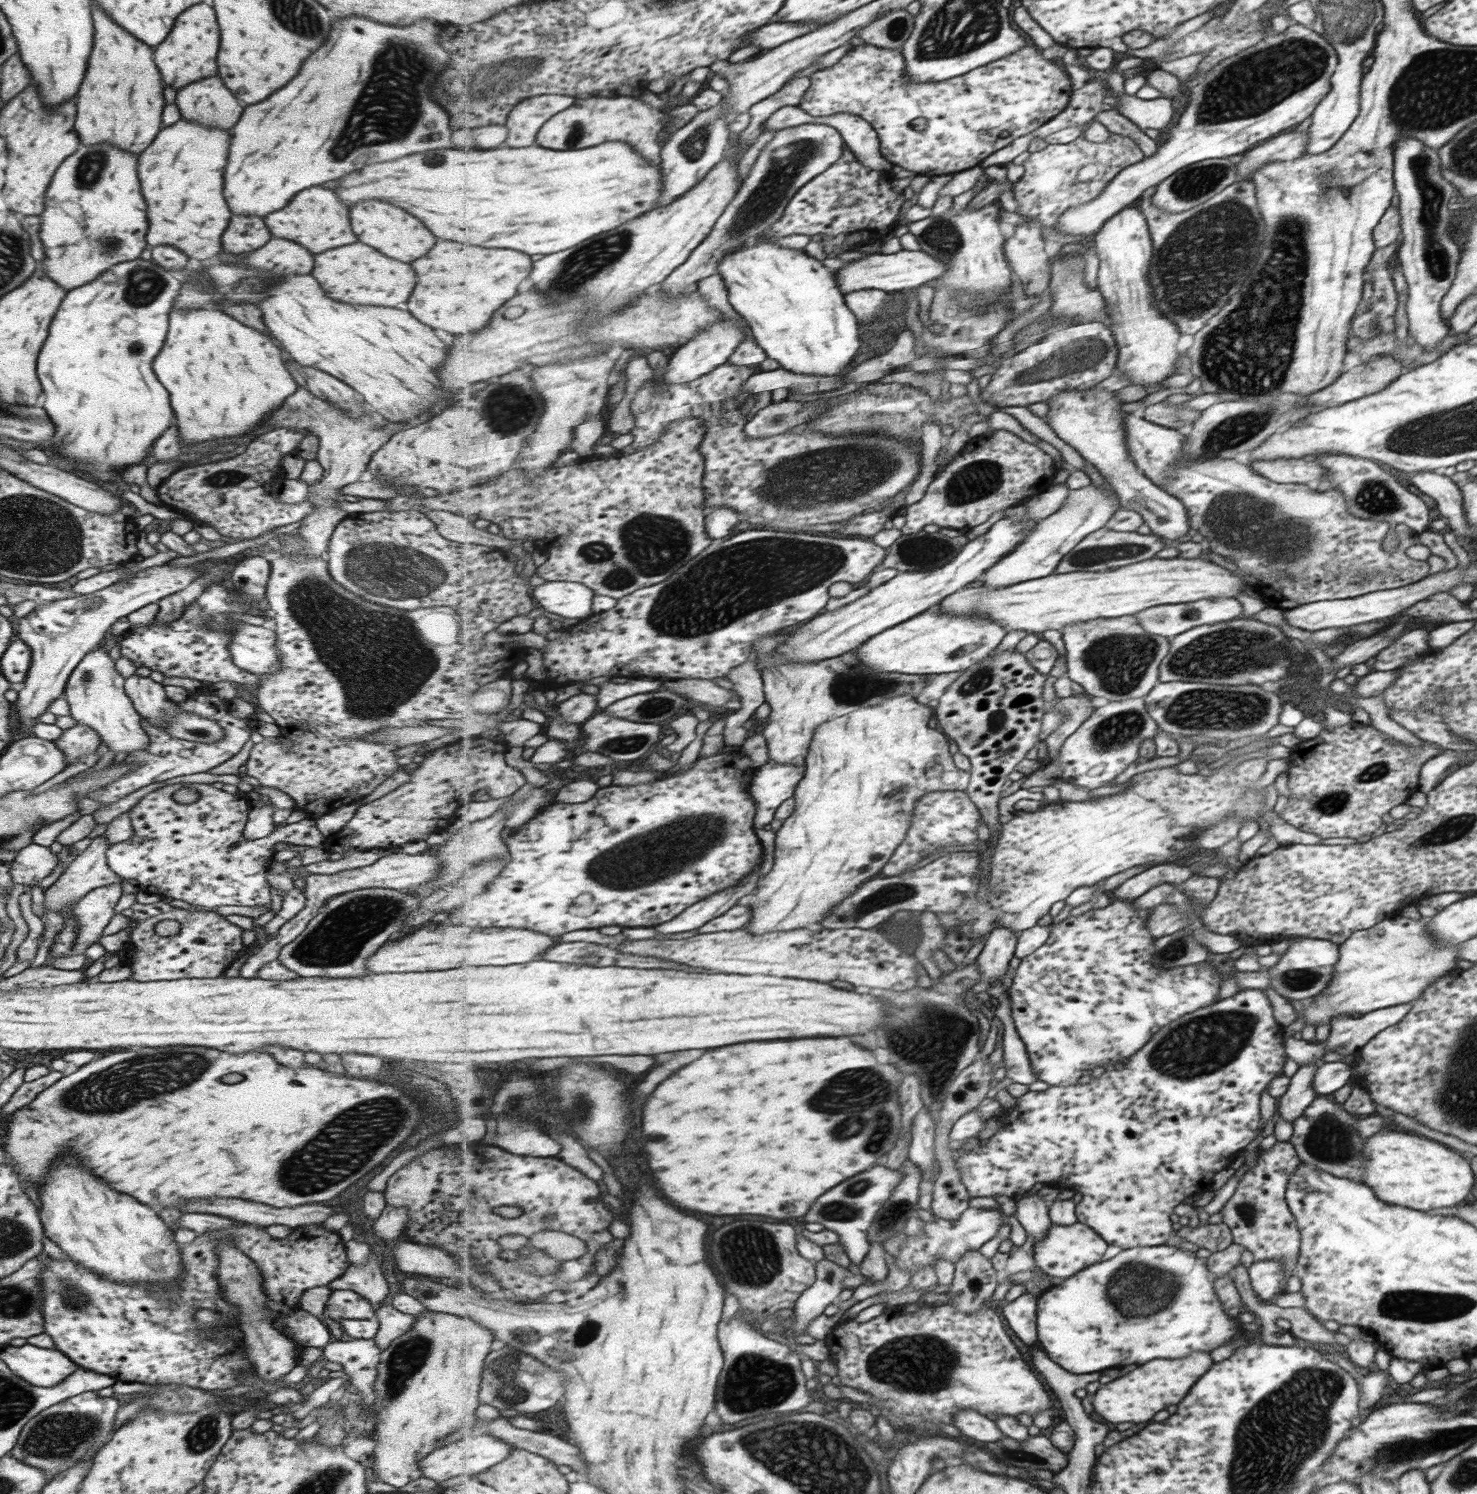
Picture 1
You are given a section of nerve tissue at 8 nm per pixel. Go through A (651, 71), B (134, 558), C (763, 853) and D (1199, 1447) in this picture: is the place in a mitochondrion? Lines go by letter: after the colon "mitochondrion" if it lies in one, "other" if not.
A: other
B: other
C: other
D: other

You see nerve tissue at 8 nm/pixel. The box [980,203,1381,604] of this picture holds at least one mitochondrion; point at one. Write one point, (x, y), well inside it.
(1271, 305)

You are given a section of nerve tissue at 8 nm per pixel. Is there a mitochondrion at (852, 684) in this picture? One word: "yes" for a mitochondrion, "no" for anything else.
yes

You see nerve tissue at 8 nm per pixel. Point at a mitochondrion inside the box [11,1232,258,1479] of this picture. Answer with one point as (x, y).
(60, 1436)

